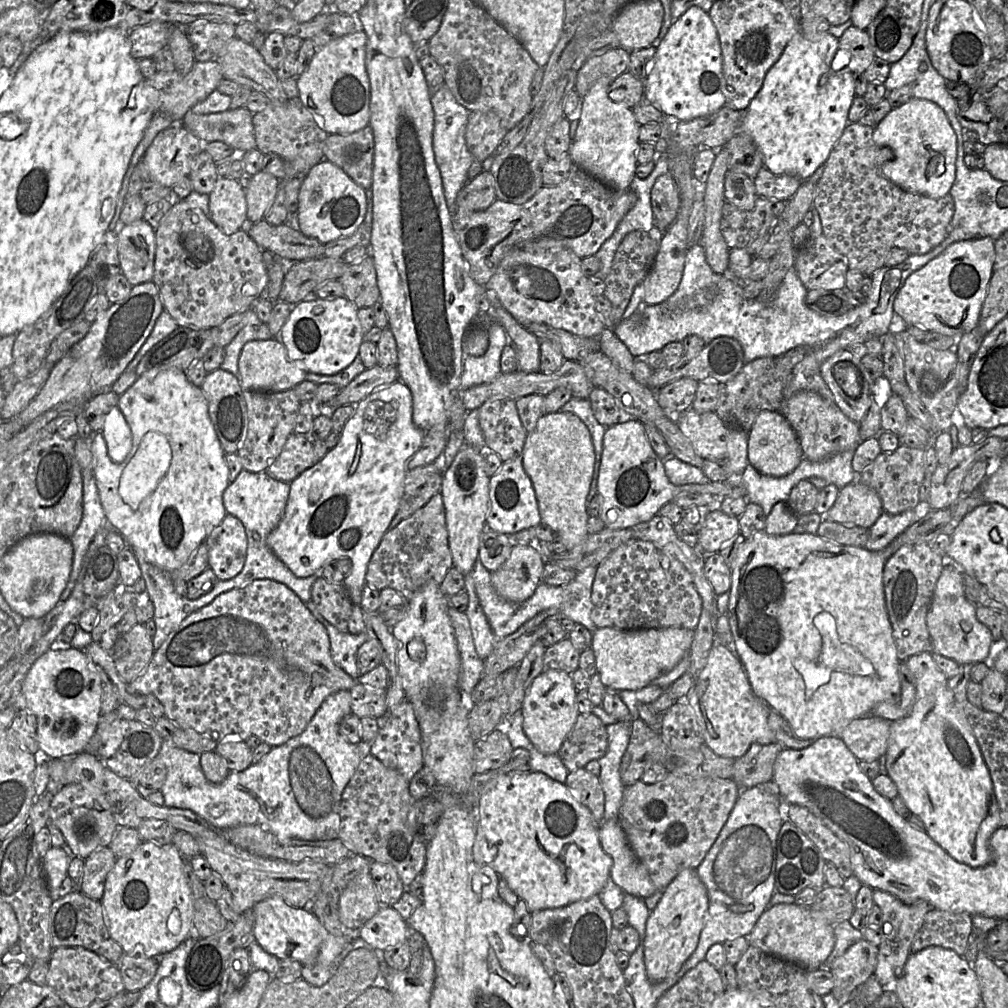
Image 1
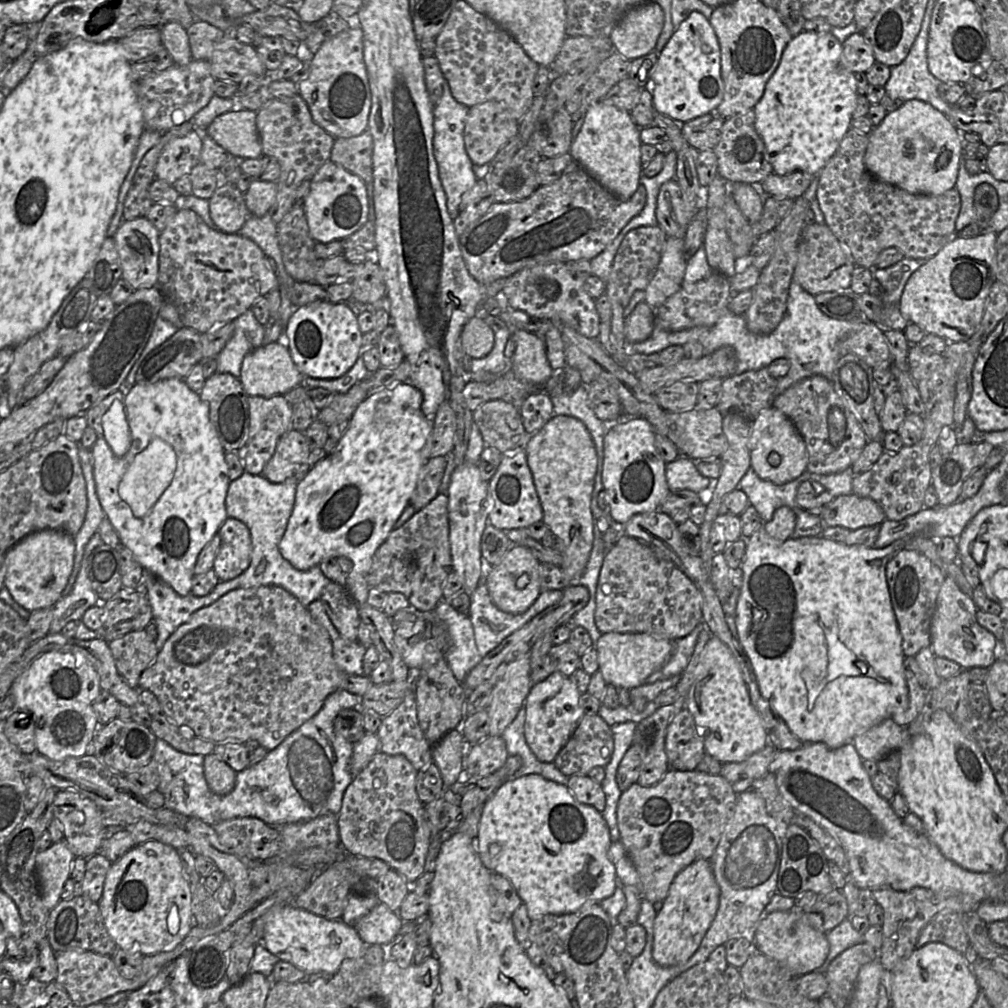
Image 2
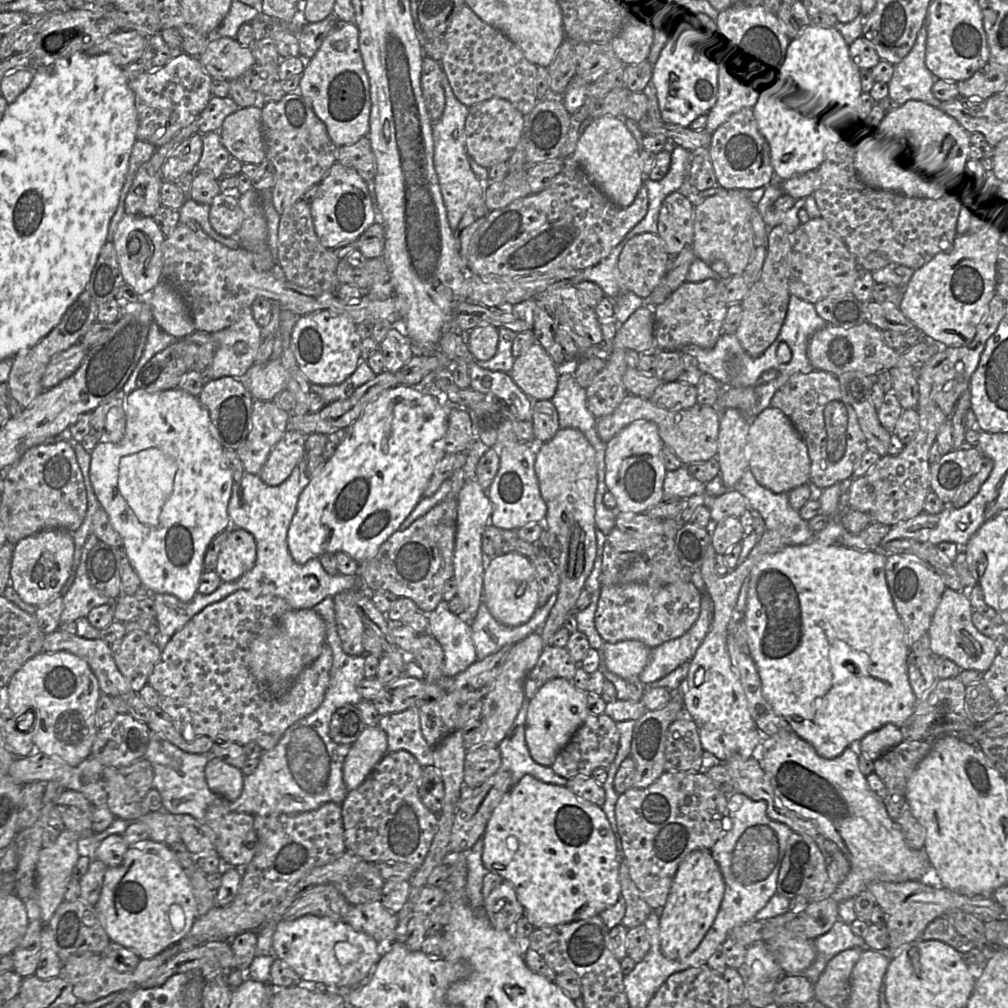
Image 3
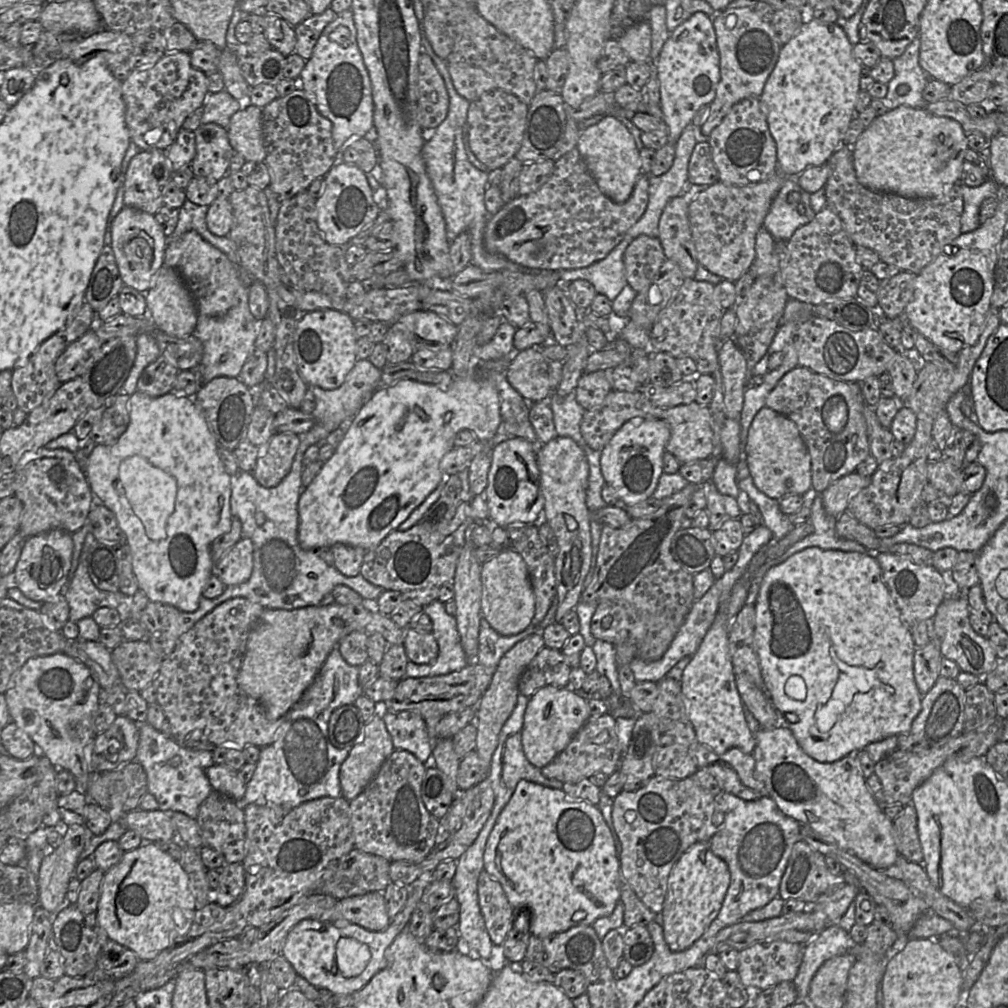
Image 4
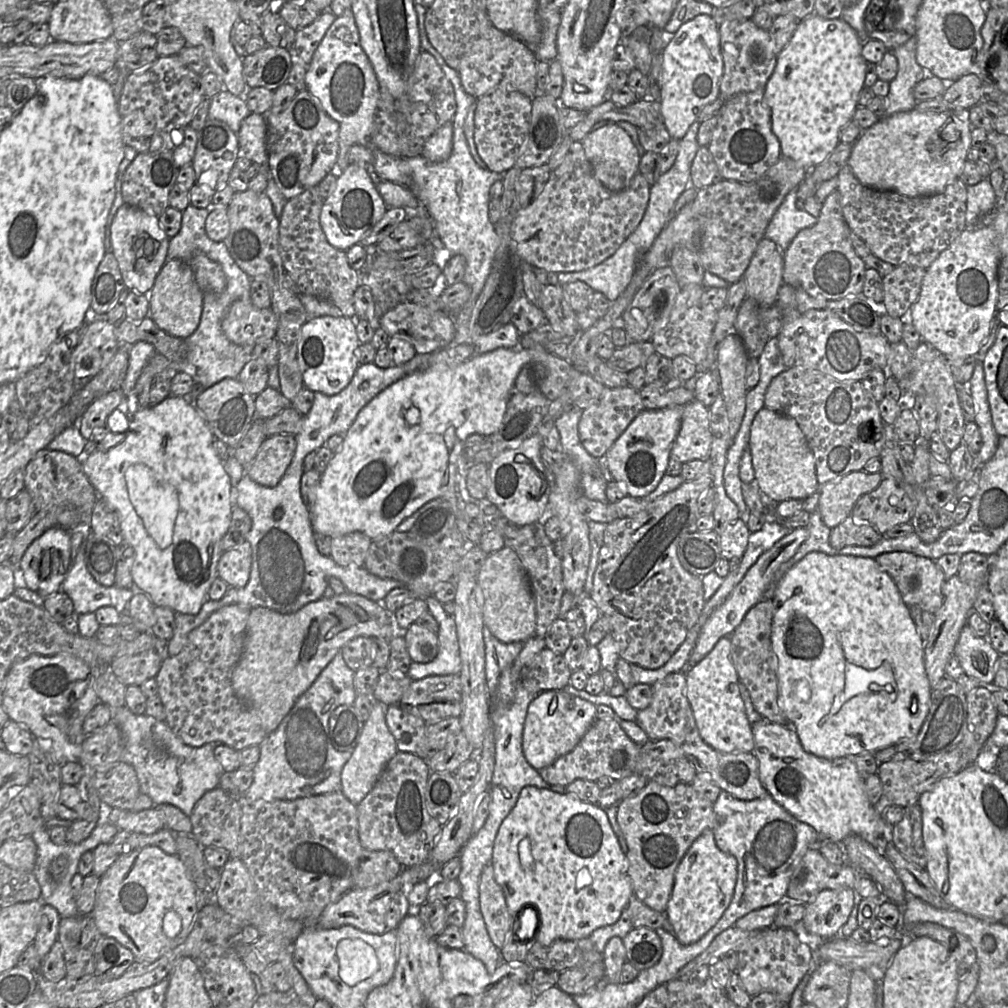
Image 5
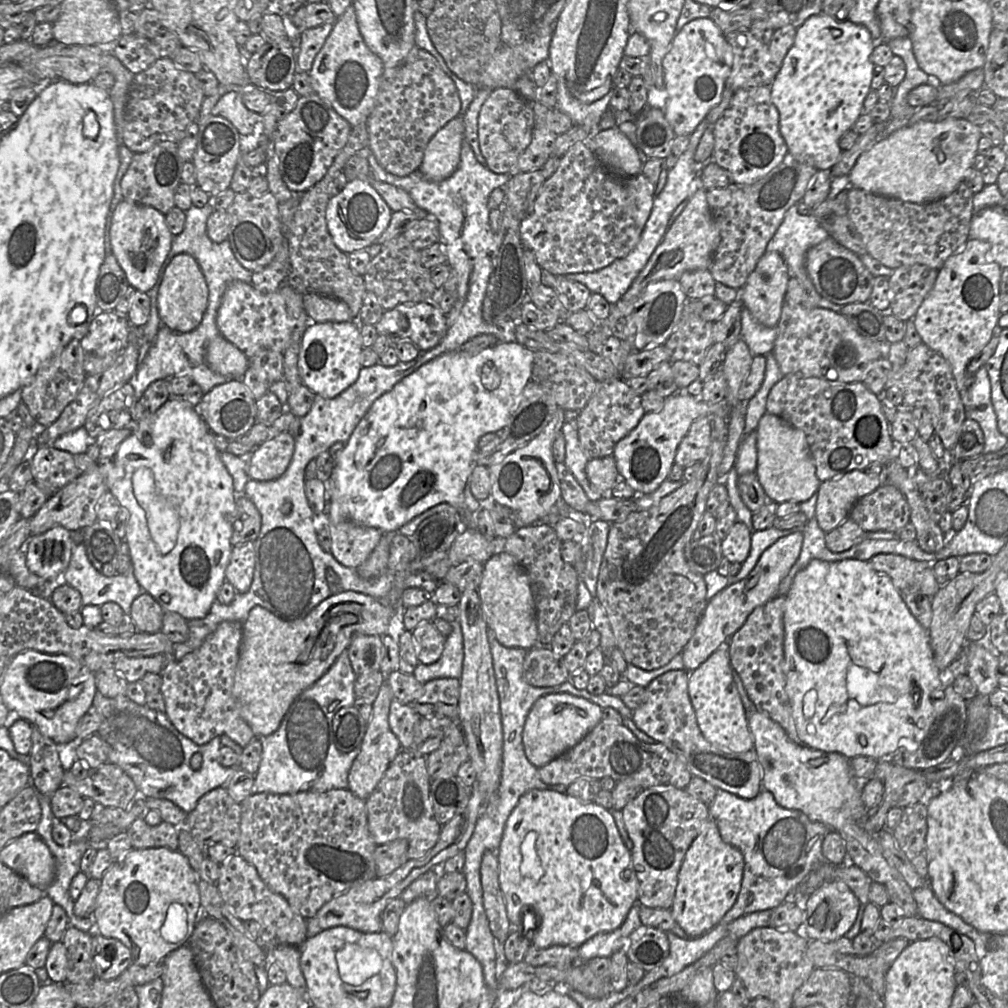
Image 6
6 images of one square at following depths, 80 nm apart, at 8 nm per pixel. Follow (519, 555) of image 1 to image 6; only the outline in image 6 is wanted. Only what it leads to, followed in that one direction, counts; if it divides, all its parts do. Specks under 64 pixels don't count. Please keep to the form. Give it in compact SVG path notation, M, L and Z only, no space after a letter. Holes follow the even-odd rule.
M504 551L493 555L483 565L478 593L488 628L505 647L534 648L538 644L536 607L526 570L514 556Z

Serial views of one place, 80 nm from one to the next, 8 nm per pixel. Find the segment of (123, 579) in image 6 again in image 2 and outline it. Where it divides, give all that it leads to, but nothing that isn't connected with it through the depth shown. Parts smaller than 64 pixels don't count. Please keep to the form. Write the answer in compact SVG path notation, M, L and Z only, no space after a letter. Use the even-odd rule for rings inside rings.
M96 531L85 546L80 570L71 592L66 597L60 598L52 607L53 619L49 634L61 632L62 628L70 621L81 621L85 611L100 602L98 596L92 590L87 575L87 564L91 552L101 544L103 544L101 537Z

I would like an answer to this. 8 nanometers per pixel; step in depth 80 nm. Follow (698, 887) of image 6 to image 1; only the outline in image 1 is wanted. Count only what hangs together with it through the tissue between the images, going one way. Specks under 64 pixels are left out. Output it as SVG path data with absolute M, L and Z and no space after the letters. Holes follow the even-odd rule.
M696 869L682 870L664 890L657 906L650 912L644 939L644 963L652 983L659 983L677 974L695 951L709 907L705 885Z

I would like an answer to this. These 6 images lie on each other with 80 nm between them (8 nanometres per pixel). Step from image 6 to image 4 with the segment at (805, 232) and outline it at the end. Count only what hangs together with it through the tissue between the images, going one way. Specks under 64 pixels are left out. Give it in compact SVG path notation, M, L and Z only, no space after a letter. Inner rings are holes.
M785 178L783 184L775 196L763 226L777 241L788 241L795 231L810 222L806 215L798 212L799 204L803 203L803 197L799 203L790 204L787 196L790 192L804 191L795 178Z

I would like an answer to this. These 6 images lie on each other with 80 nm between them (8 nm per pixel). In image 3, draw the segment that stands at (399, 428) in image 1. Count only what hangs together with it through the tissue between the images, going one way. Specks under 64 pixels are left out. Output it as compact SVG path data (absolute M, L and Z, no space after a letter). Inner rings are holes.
M400 384L393 388L383 391L371 403L367 405L362 415L349 427L343 441L338 445L335 454L328 459L321 470L309 478L308 483L302 489L296 506L296 511L291 521L287 533L287 545L290 555L298 564L305 564L311 559L319 558L323 554L343 552L358 562L361 566L371 560L380 546L397 530L402 522L412 512L418 502L423 498L423 492L426 489L436 464L446 455L444 452L443 438L448 428L448 416L452 408L460 407L451 402L440 404L438 398L424 393L410 385Z

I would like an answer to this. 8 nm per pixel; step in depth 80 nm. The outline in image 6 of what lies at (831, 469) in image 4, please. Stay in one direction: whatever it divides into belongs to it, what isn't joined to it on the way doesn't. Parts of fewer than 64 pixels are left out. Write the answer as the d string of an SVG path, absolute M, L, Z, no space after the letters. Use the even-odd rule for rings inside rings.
M787 374L771 388L766 411L804 432L820 482L840 477L853 470L863 471L873 462L885 465L898 458L898 445L891 437L890 423L881 410L880 397L872 393L863 382L830 382L817 377Z

